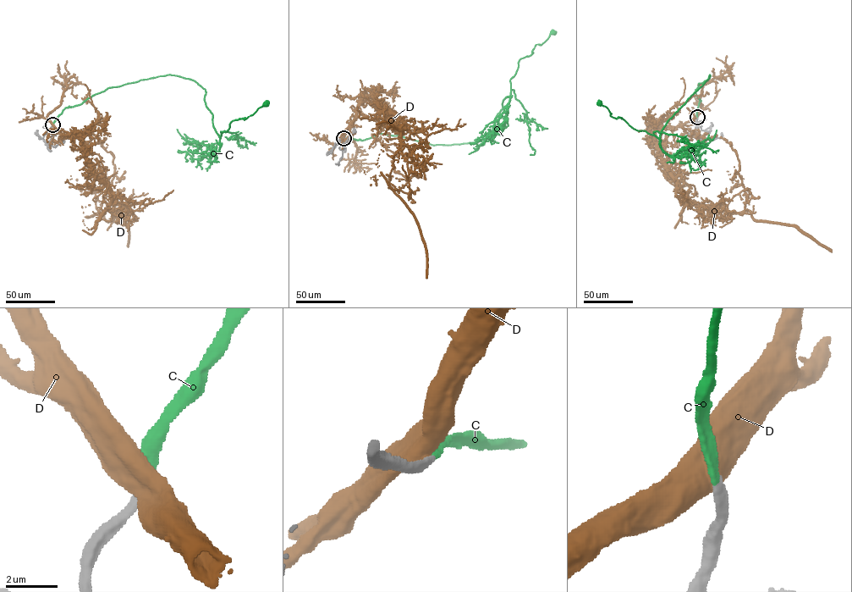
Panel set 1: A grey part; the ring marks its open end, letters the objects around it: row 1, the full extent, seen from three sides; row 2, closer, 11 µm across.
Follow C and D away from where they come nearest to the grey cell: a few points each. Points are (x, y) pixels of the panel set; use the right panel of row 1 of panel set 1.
C: (697, 117), (700, 100), (695, 90), (710, 74), (667, 120), (658, 137), (612, 117), (599, 102)
D: (697, 117), (656, 130), (687, 203), (742, 214), (750, 194), (755, 219), (794, 225), (832, 251)

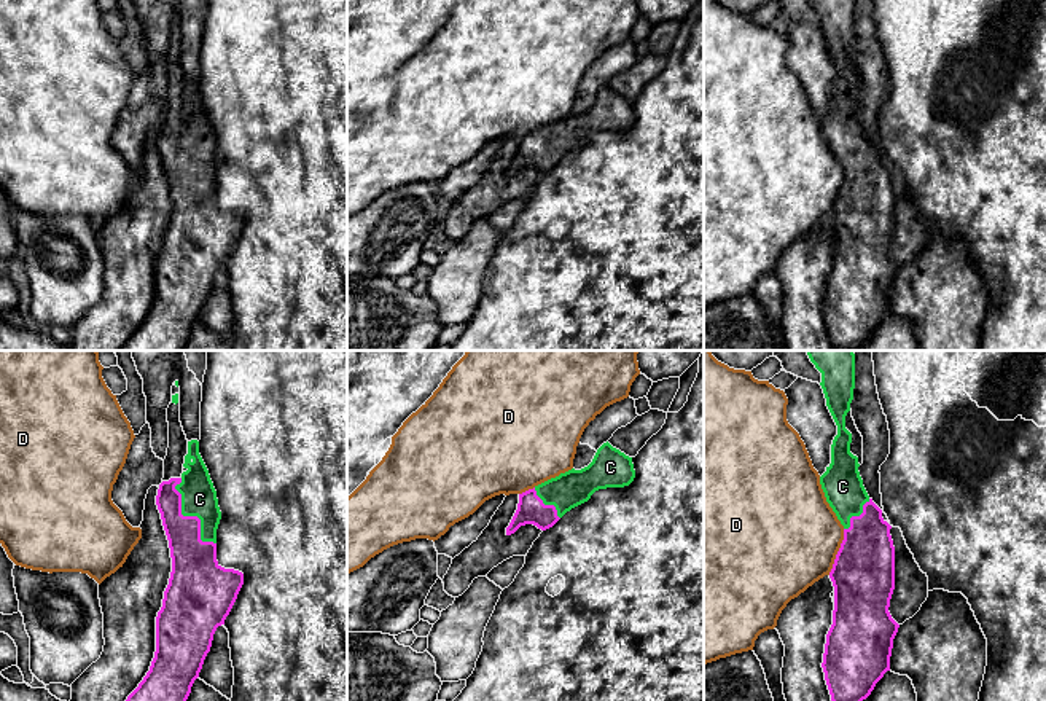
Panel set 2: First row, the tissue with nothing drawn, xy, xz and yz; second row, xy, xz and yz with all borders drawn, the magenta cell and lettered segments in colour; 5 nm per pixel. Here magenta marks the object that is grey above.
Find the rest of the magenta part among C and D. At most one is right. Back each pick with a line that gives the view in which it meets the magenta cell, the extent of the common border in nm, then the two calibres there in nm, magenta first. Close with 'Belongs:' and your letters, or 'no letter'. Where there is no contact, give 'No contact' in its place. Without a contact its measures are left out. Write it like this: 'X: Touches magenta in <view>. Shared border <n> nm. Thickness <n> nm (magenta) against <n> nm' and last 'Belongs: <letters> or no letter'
C: Touches magenta in xy. Shared border 380 nm. Thickness 240 nm (magenta) against 180 nm
Belongs: C

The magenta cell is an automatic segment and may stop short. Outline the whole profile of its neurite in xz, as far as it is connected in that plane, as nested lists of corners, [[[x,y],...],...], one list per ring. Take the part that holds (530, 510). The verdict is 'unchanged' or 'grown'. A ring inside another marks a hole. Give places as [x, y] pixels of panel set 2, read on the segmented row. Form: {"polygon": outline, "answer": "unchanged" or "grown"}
{"polygon": [[[607,441],[597,449],[587,467],[581,470],[572,468],[519,494],[517,510],[506,527],[506,535],[514,534],[525,524],[546,531],[567,511],[587,502],[595,491],[624,488],[634,478],[632,457]]], "answer": "grown"}

